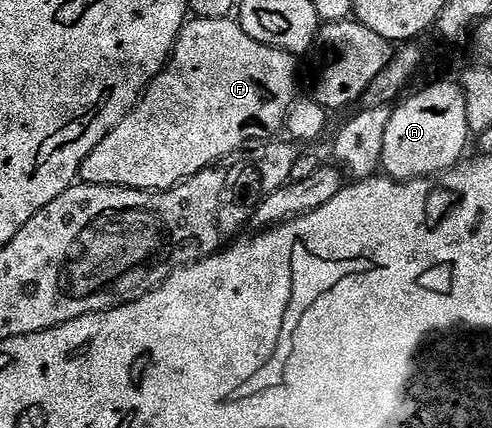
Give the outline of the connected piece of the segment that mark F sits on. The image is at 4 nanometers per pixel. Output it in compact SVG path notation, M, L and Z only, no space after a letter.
M192 17L175 42L170 59L163 71L143 91L143 97L89 152L81 164L79 178L89 186L124 186L130 190L171 190L197 176L197 172L230 159L234 150L254 138L267 140L287 124L287 114L295 103L296 59L285 50L266 46L243 31L231 18L209 20Z

